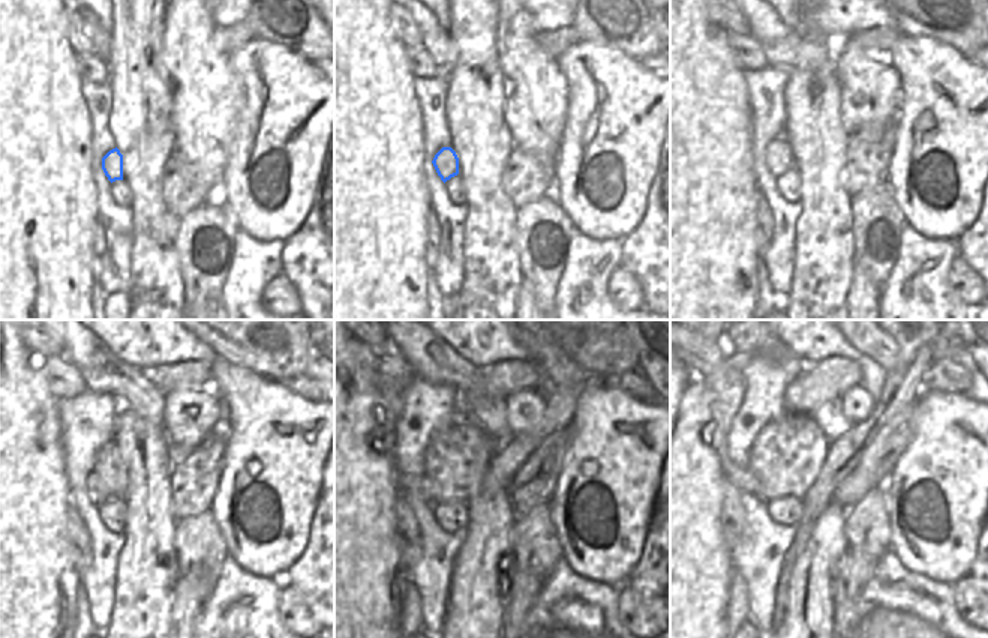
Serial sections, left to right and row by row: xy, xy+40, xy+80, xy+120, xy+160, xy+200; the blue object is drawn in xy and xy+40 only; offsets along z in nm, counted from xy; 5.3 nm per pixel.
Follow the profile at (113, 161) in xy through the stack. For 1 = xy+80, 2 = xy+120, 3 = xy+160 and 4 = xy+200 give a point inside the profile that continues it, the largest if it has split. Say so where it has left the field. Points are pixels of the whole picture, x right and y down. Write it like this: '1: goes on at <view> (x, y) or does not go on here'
1: goes on at xy+80 (778, 156)
2: goes on at xy+120 (98, 493)
3: goes on at xy+160 (428, 488)
4: goes on at xy+200 (727, 389)

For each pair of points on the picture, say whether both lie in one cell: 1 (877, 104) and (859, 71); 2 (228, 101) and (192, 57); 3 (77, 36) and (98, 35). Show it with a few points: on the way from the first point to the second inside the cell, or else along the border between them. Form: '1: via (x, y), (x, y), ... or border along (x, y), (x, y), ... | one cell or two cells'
1: via (873, 96), (864, 78) | one cell
2: via (218, 90), (195, 68) | one cell
3: border along (80, 15), (83, 30), (96, 53) | two cells

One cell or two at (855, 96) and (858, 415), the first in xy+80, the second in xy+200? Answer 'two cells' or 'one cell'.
one cell

